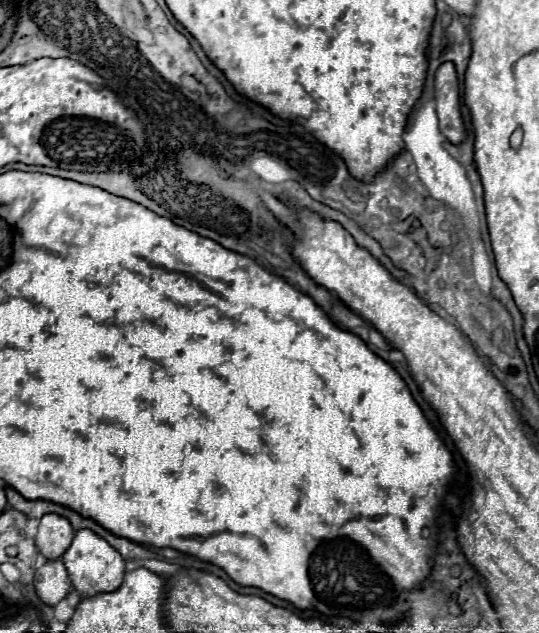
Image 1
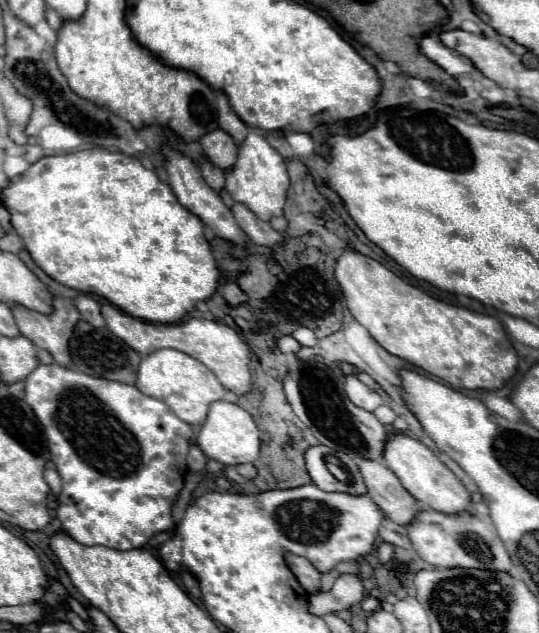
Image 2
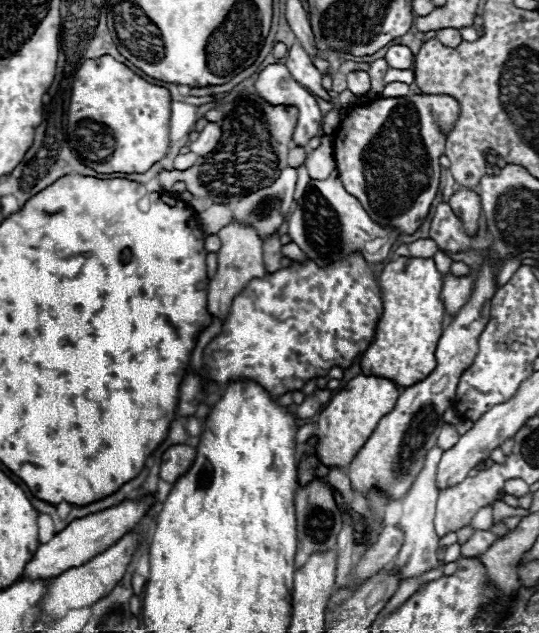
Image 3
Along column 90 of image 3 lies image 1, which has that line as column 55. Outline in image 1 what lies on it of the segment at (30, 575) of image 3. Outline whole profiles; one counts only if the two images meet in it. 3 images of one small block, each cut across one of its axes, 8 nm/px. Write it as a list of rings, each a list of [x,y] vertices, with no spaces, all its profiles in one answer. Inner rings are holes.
[[[46,514],[40,520],[36,532],[36,546],[48,560],[54,560],[68,550],[72,538],[74,538],[74,530],[68,518],[58,514]]]

